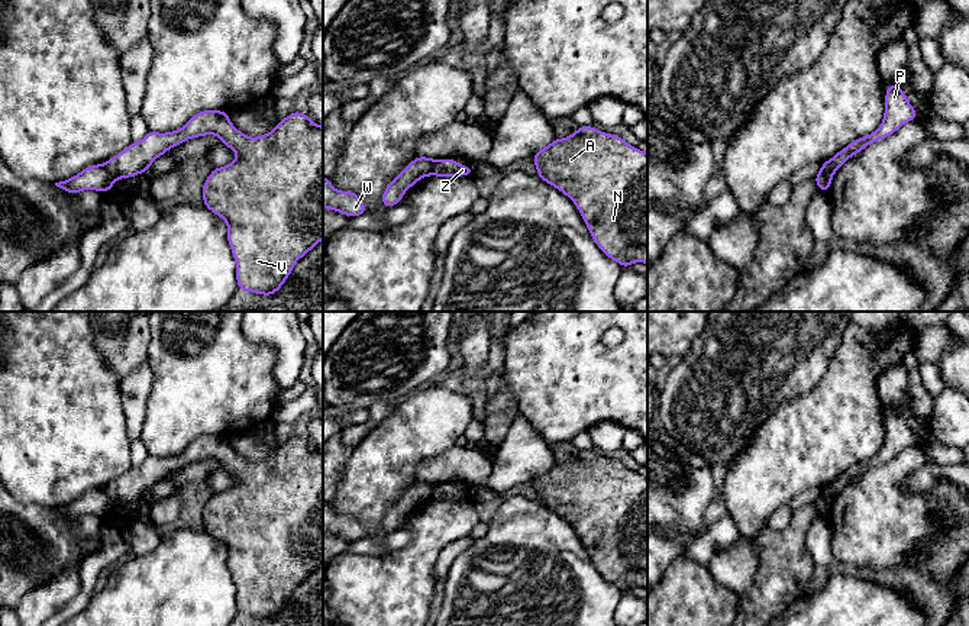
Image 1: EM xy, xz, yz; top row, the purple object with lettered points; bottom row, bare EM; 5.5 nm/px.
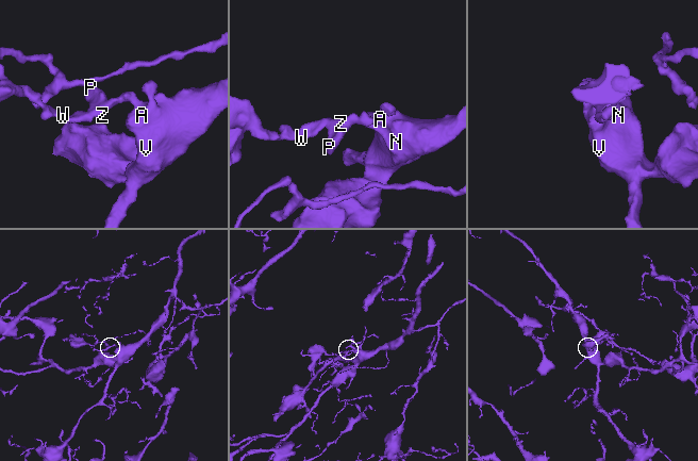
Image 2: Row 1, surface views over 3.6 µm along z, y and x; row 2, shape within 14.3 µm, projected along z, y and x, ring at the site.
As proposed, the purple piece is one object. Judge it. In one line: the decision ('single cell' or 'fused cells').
fused cells

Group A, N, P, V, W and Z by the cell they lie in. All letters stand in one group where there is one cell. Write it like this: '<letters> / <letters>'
A N P V Z / W

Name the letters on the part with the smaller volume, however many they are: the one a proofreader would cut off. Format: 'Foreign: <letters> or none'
Foreign: W

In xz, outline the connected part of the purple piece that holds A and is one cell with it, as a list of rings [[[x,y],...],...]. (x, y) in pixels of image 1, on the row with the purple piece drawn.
[[[578,126],[571,136],[555,139],[533,155],[539,180],[568,196],[579,210],[594,242],[605,256],[623,268],[633,262],[647,264],[647,152],[643,152],[620,136],[597,130],[594,126]]]

